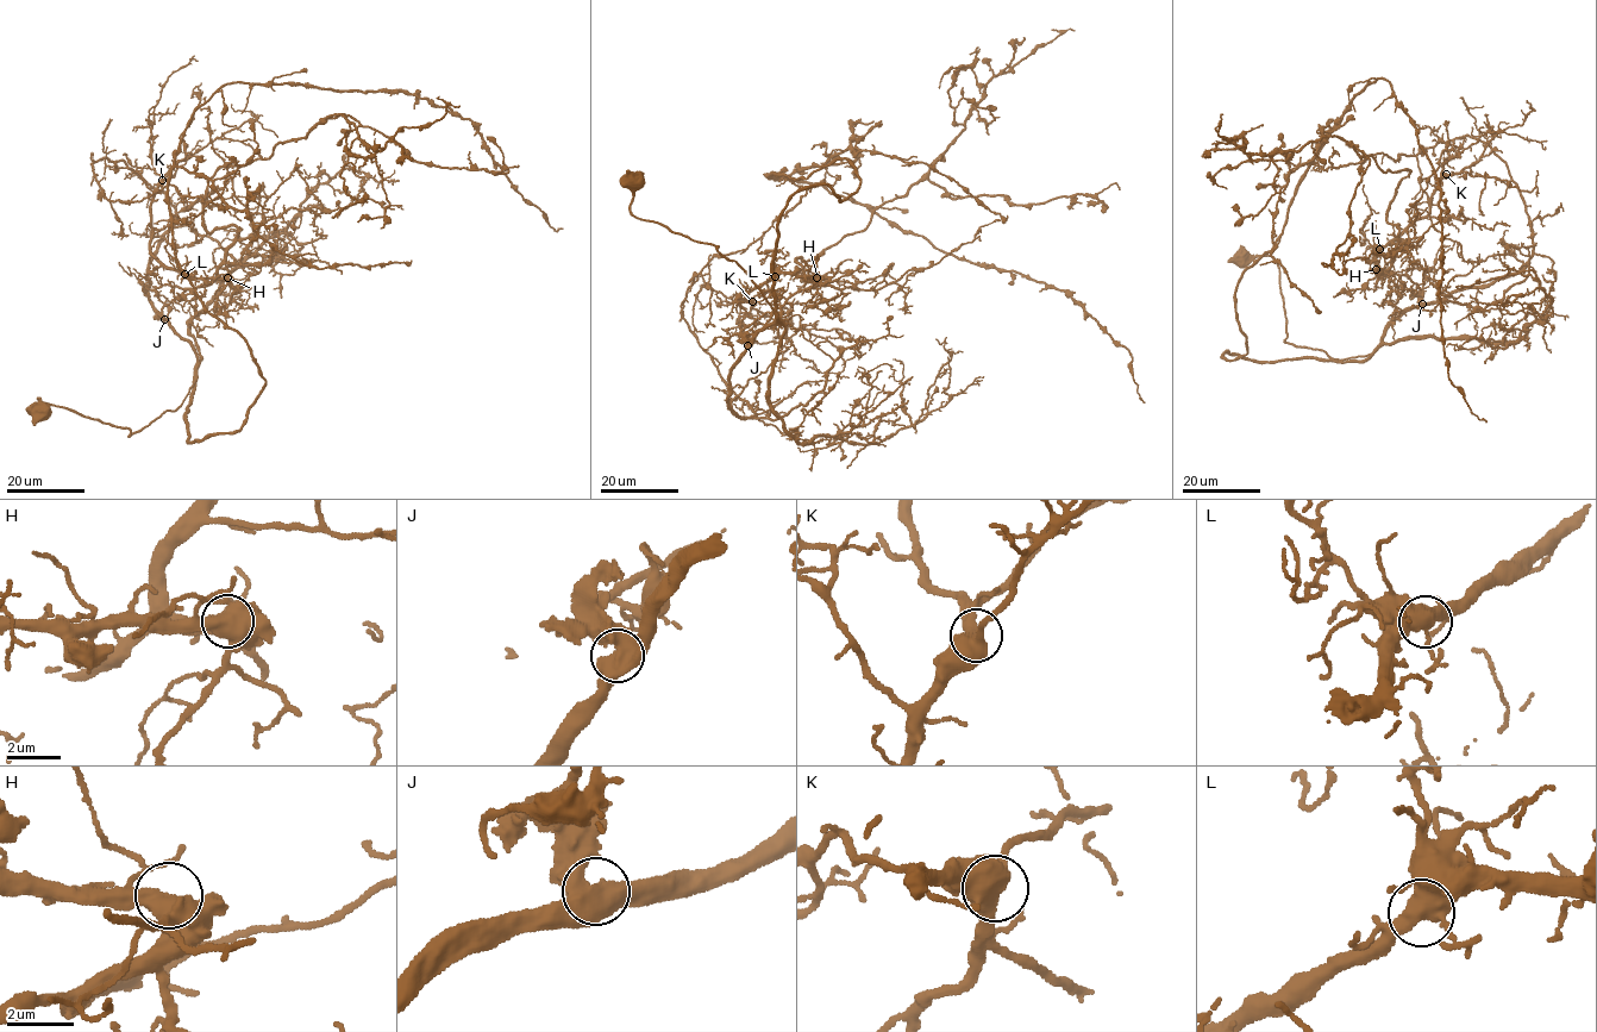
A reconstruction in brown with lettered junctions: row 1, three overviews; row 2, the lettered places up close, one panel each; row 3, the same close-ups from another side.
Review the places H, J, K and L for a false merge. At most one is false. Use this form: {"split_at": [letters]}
{"split_at": ["J"]}

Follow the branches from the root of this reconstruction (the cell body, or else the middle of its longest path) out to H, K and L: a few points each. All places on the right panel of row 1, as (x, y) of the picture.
H: (1241, 258), (1278, 266), (1285, 342), (1339, 360), (1369, 355), (1419, 304), (1417, 283), (1376, 269)
K: (1241, 258), (1278, 266), (1285, 342), (1367, 355), (1420, 289), (1379, 271), (1376, 250), (1428, 213), (1446, 174)
L: (1241, 258), (1278, 266), (1285, 342), (1339, 360), (1369, 355), (1419, 304), (1417, 283), (1377, 269), (1379, 249)

